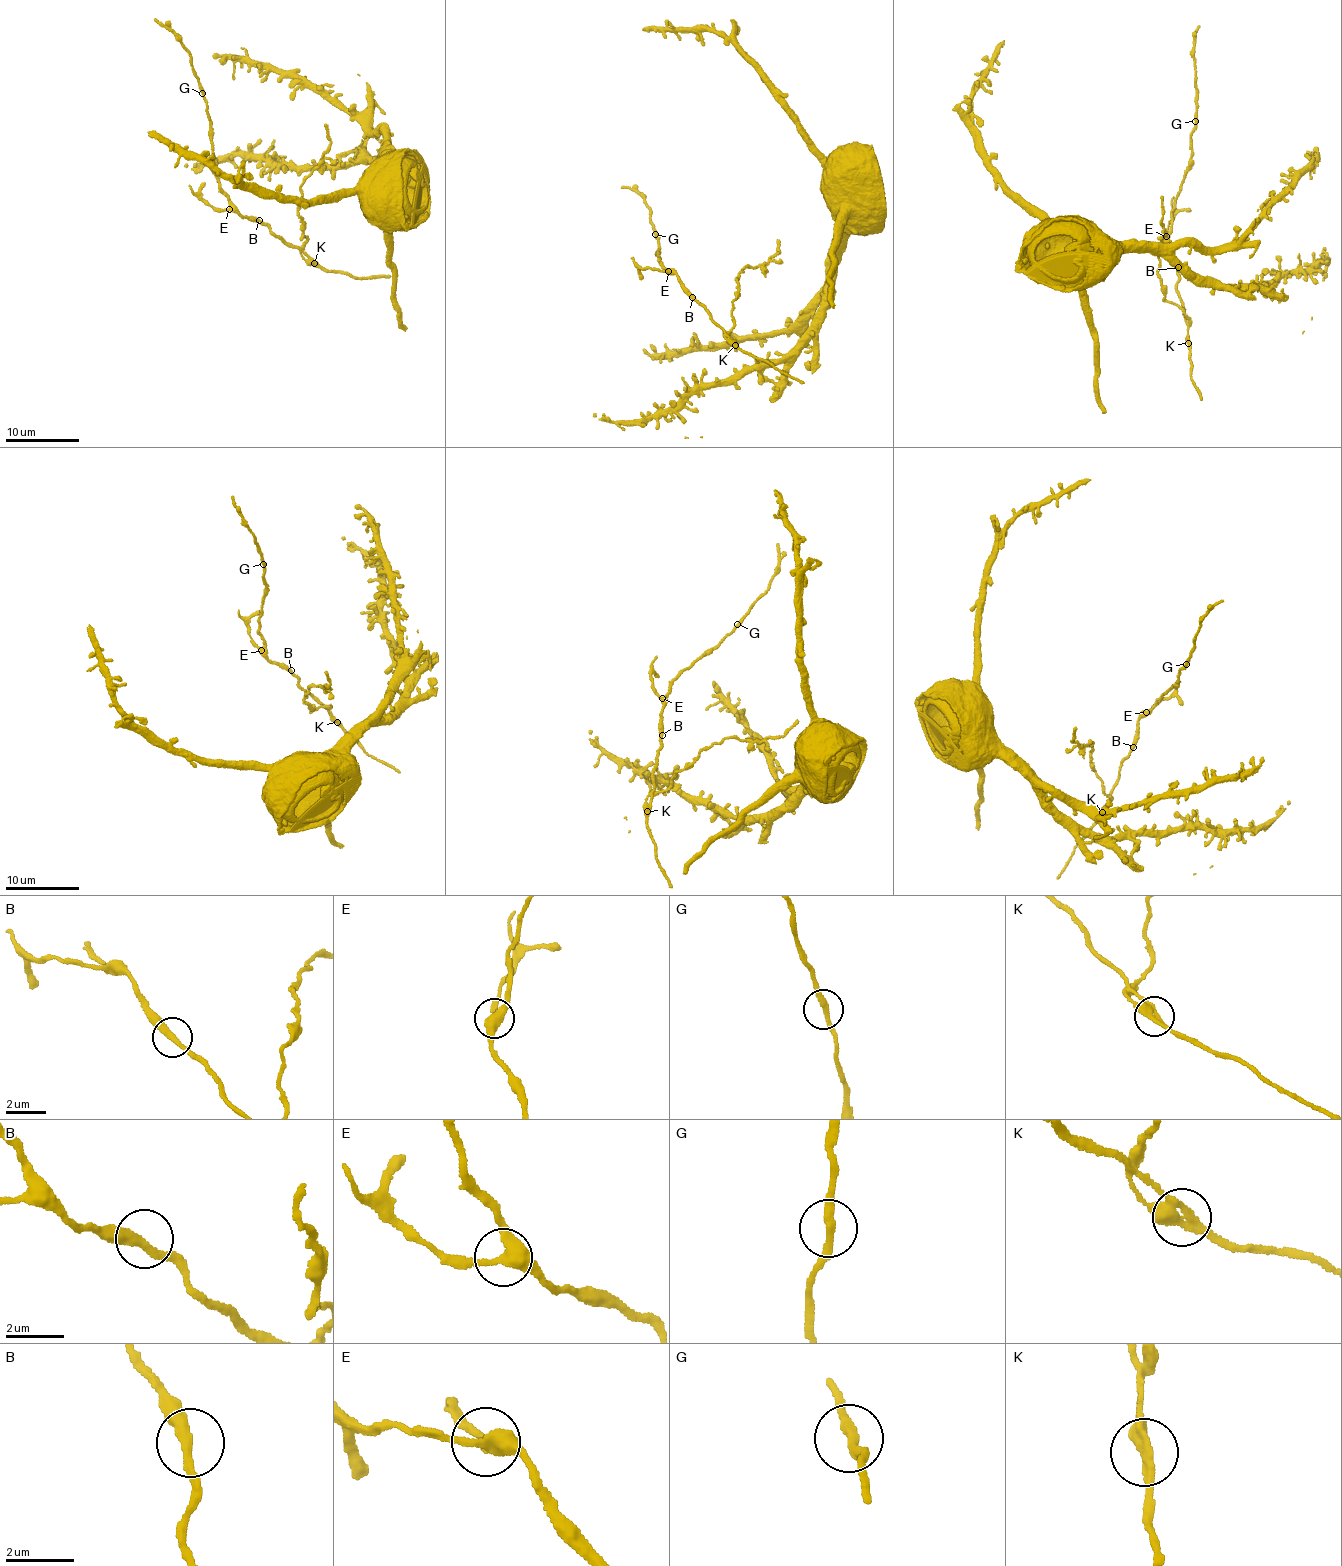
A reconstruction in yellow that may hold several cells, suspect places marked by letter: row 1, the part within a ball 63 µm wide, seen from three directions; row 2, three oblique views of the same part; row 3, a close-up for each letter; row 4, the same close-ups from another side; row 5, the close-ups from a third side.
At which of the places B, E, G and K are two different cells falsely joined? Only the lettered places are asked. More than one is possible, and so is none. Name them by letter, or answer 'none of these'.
E, K

